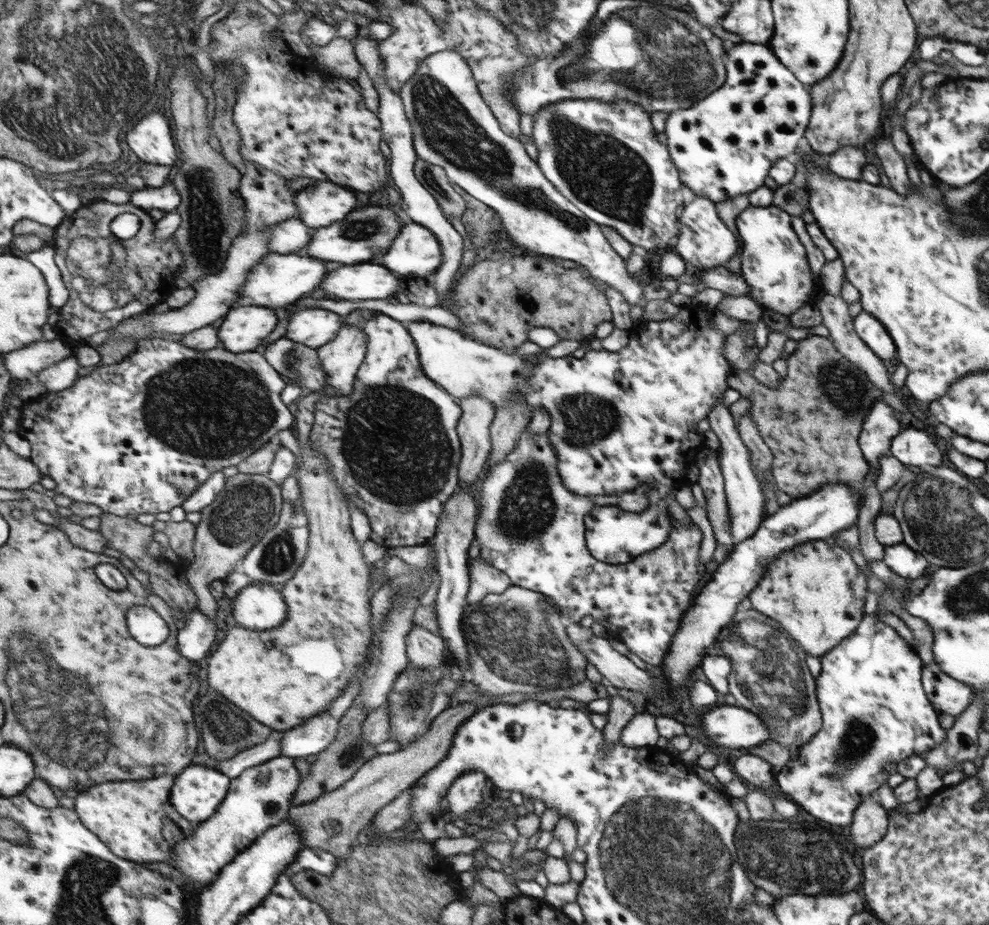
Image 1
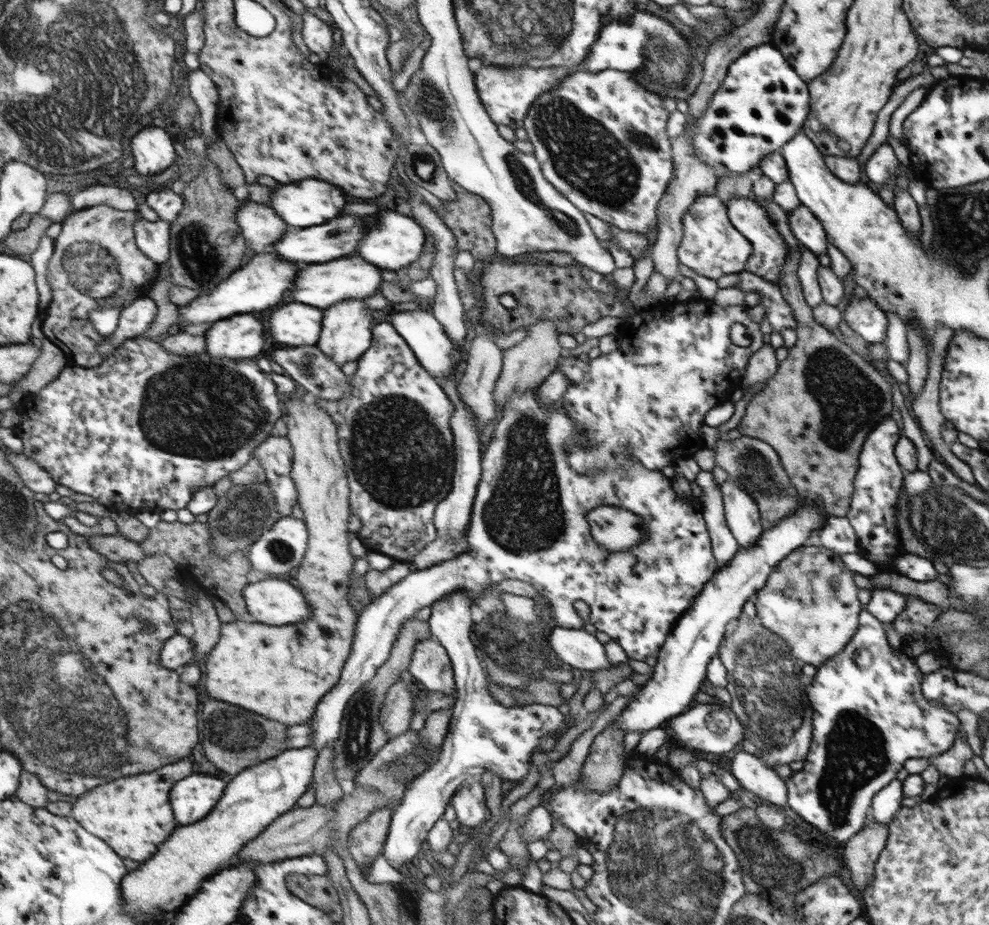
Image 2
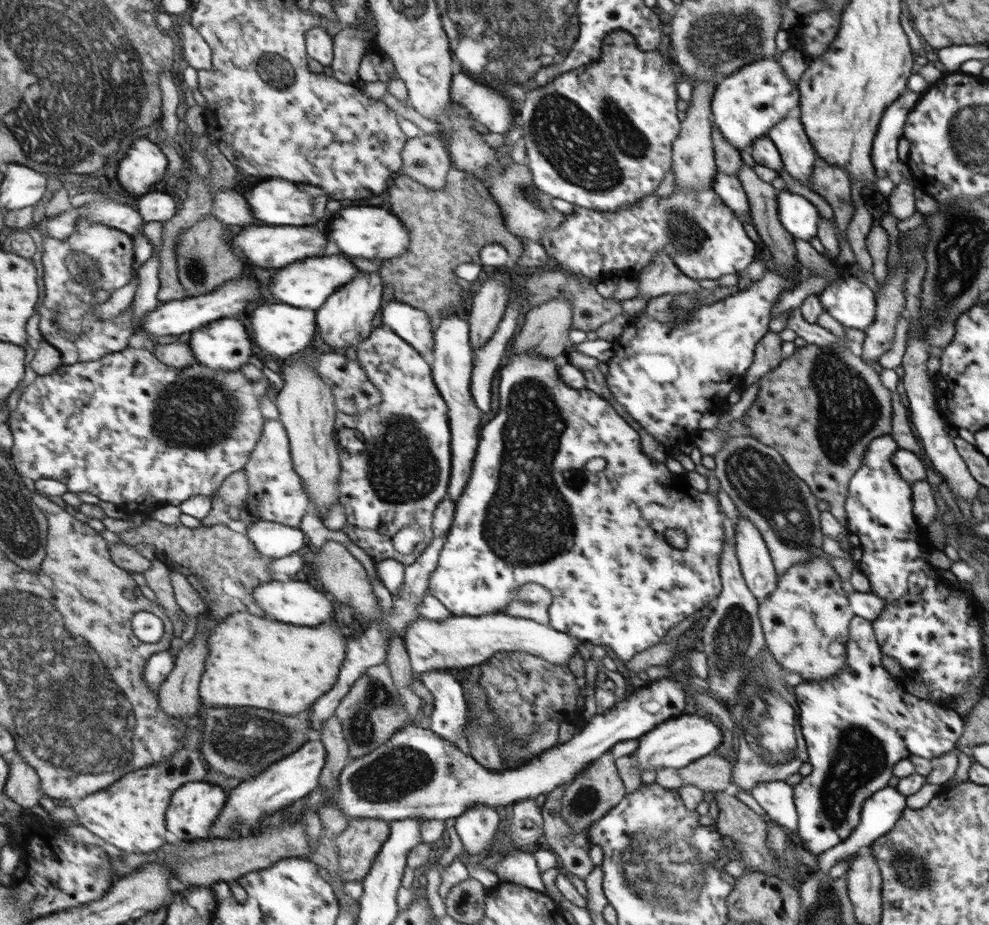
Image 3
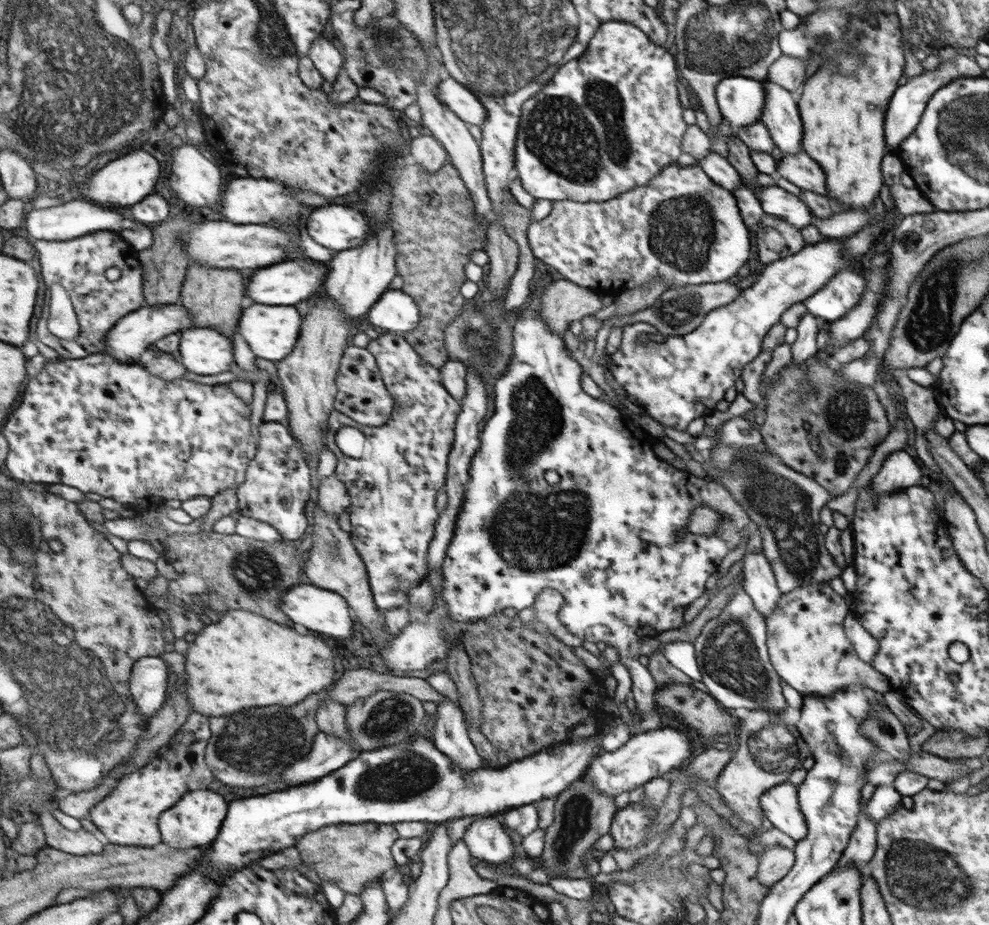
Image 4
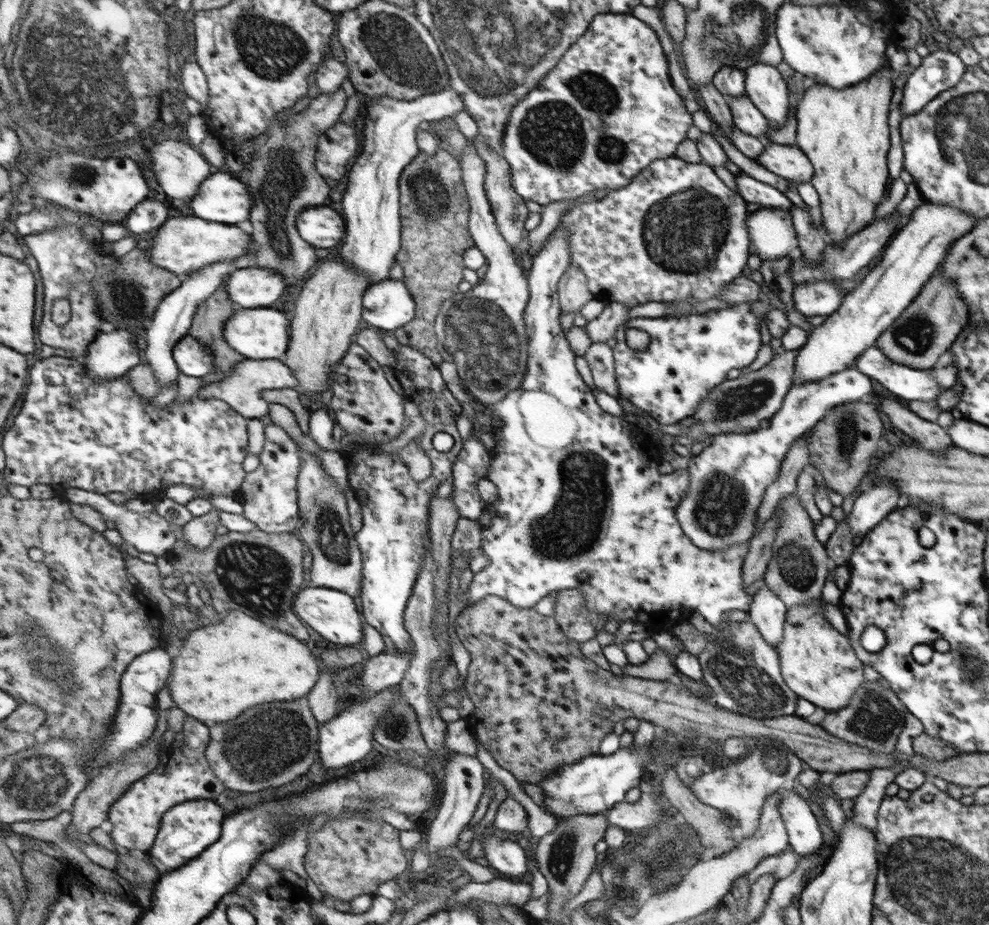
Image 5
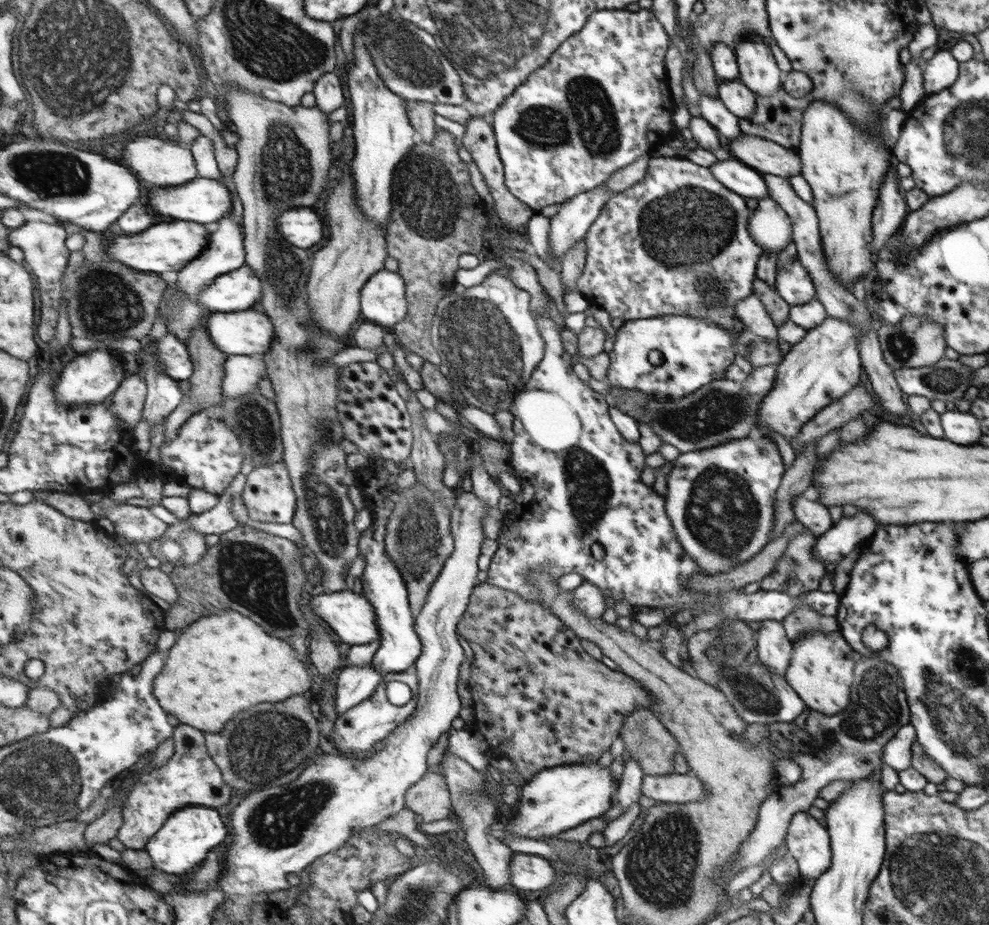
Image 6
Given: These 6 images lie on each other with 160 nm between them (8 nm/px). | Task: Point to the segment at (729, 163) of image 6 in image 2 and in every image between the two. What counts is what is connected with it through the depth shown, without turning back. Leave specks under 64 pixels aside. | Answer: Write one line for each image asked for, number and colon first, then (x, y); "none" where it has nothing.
2: (805, 226)
3: (801, 219)
4: (774, 200)
5: (766, 196)

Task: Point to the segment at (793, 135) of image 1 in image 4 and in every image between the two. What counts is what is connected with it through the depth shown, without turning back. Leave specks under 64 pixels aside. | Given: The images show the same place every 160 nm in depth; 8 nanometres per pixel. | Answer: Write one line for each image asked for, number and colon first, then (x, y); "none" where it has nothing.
2: (762, 104)
3: (746, 105)
4: (741, 100)

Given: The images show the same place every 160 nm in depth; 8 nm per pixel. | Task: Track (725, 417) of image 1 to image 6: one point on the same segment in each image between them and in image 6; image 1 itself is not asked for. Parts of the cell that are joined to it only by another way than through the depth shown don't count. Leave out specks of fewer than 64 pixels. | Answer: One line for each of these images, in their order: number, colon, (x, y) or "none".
2: (742, 514)
3: (756, 565)
4: (759, 581)
5: (767, 611)
6: (775, 649)

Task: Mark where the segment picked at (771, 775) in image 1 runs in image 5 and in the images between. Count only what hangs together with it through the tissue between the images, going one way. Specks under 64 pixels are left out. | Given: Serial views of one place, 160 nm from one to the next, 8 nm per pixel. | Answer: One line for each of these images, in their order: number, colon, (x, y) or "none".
2: (751, 772)
3: (776, 798)
4: (780, 804)
5: (805, 837)

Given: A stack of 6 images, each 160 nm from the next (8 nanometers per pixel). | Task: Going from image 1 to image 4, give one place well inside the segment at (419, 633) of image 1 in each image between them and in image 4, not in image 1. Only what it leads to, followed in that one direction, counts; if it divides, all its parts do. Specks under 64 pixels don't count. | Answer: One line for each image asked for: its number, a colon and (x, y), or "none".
2: (431, 667)
3: (450, 714)
4: (450, 733)

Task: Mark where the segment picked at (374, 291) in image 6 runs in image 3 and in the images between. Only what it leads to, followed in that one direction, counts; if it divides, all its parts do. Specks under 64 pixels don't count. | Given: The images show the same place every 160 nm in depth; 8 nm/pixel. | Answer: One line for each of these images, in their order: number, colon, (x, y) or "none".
3: (414, 324)
4: (398, 312)
5: (389, 305)

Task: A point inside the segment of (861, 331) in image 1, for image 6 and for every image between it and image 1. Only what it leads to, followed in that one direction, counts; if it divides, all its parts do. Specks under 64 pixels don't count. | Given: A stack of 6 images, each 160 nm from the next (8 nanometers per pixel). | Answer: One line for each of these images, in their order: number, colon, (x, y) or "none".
2: (863, 316)
3: (848, 300)
4: (843, 291)
5: (811, 299)
6: (794, 284)

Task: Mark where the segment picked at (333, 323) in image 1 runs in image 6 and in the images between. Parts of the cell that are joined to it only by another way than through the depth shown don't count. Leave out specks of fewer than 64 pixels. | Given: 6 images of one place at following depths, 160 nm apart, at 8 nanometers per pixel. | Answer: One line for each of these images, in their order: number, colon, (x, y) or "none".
2: (296, 325)
3: (281, 330)
4: (272, 332)
5: (264, 333)
6: (249, 333)

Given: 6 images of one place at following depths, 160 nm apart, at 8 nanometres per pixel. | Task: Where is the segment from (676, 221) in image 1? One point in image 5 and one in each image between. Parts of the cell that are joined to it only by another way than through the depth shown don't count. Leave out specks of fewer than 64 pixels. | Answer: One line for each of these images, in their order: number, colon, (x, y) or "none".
2: (601, 140)
3: (601, 137)
4: (624, 90)
5: (613, 84)

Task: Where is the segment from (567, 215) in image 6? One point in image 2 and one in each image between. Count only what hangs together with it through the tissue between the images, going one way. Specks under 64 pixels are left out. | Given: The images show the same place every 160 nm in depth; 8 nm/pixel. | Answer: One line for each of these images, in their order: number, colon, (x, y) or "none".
2: (528, 524)
3: (618, 582)
4: (620, 566)
5: (606, 510)

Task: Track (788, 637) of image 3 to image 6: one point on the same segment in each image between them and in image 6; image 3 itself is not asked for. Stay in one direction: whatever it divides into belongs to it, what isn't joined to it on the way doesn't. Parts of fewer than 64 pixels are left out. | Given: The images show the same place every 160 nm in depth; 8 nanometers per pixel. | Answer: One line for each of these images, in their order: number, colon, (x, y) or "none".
4: (808, 644)
5: (818, 663)
6: (821, 670)

